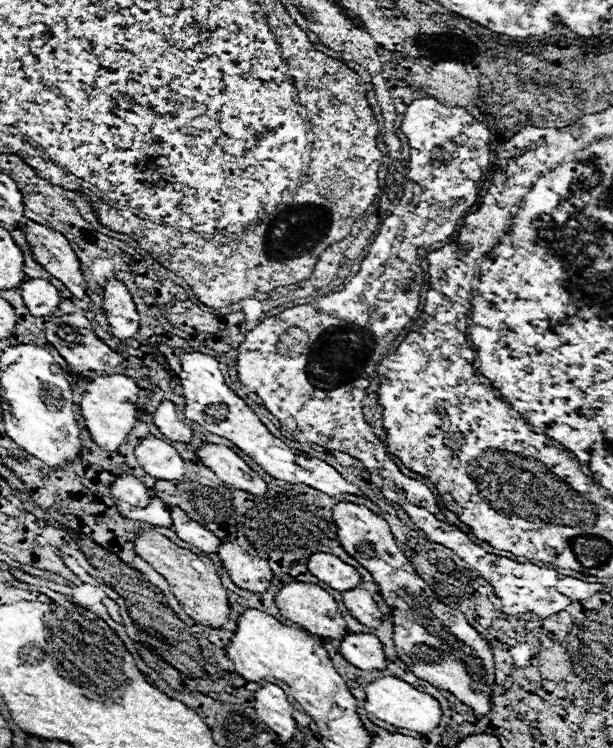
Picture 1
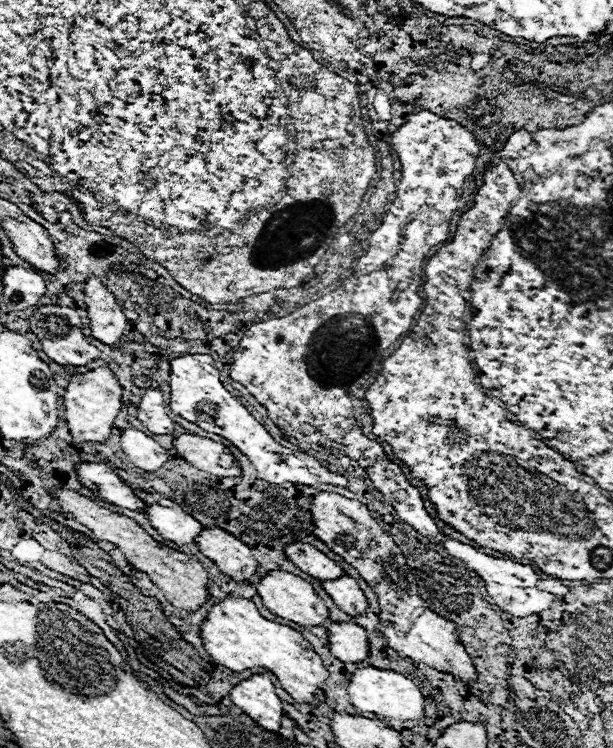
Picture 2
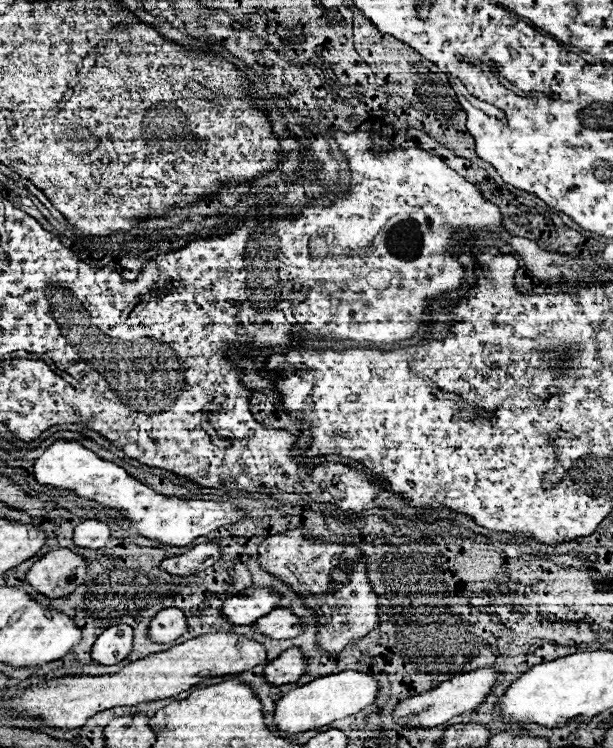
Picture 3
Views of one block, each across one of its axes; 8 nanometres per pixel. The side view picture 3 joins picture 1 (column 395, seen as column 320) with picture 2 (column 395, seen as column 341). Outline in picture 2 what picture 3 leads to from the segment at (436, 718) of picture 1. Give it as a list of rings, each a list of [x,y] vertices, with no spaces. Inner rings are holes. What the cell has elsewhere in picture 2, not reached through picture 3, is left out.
[[[366,666],[358,670],[348,686],[348,700],[360,712],[374,712],[378,716],[396,718],[396,720],[420,720],[424,718],[424,696],[420,688],[408,680],[406,676],[392,670],[378,670],[374,666]]]

